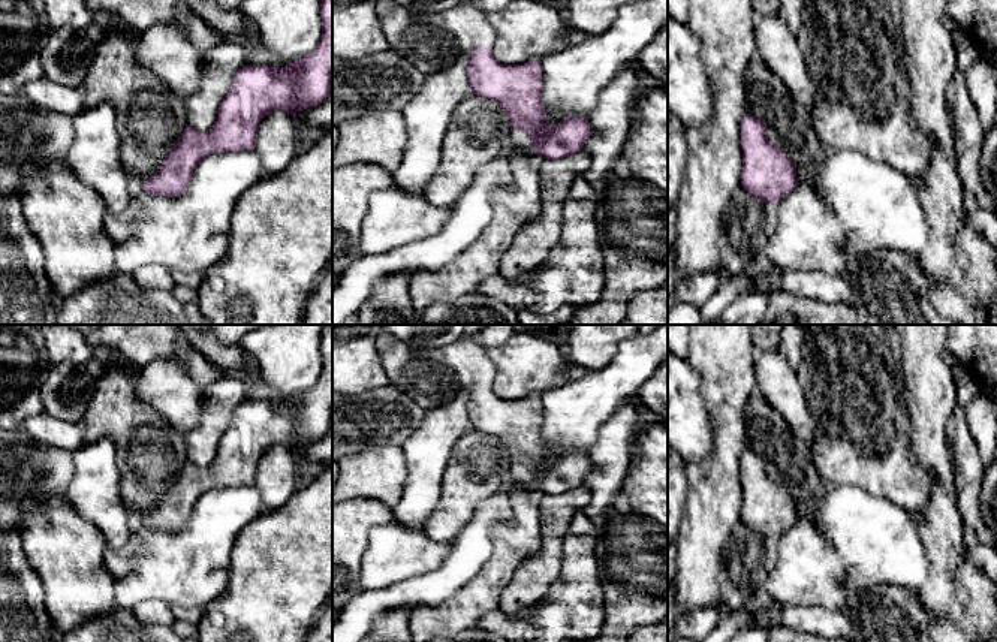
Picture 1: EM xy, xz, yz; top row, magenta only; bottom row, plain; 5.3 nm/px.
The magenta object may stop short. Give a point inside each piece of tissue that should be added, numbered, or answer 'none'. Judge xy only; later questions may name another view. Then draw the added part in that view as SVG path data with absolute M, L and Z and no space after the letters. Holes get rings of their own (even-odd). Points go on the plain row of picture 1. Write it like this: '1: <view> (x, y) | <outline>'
none

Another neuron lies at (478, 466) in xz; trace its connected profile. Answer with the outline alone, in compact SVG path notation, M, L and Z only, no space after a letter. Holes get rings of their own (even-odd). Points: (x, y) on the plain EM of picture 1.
M467 431L455 444L442 477L442 495L422 531L434 542L454 542L481 501L509 477L510 458L497 435Z

